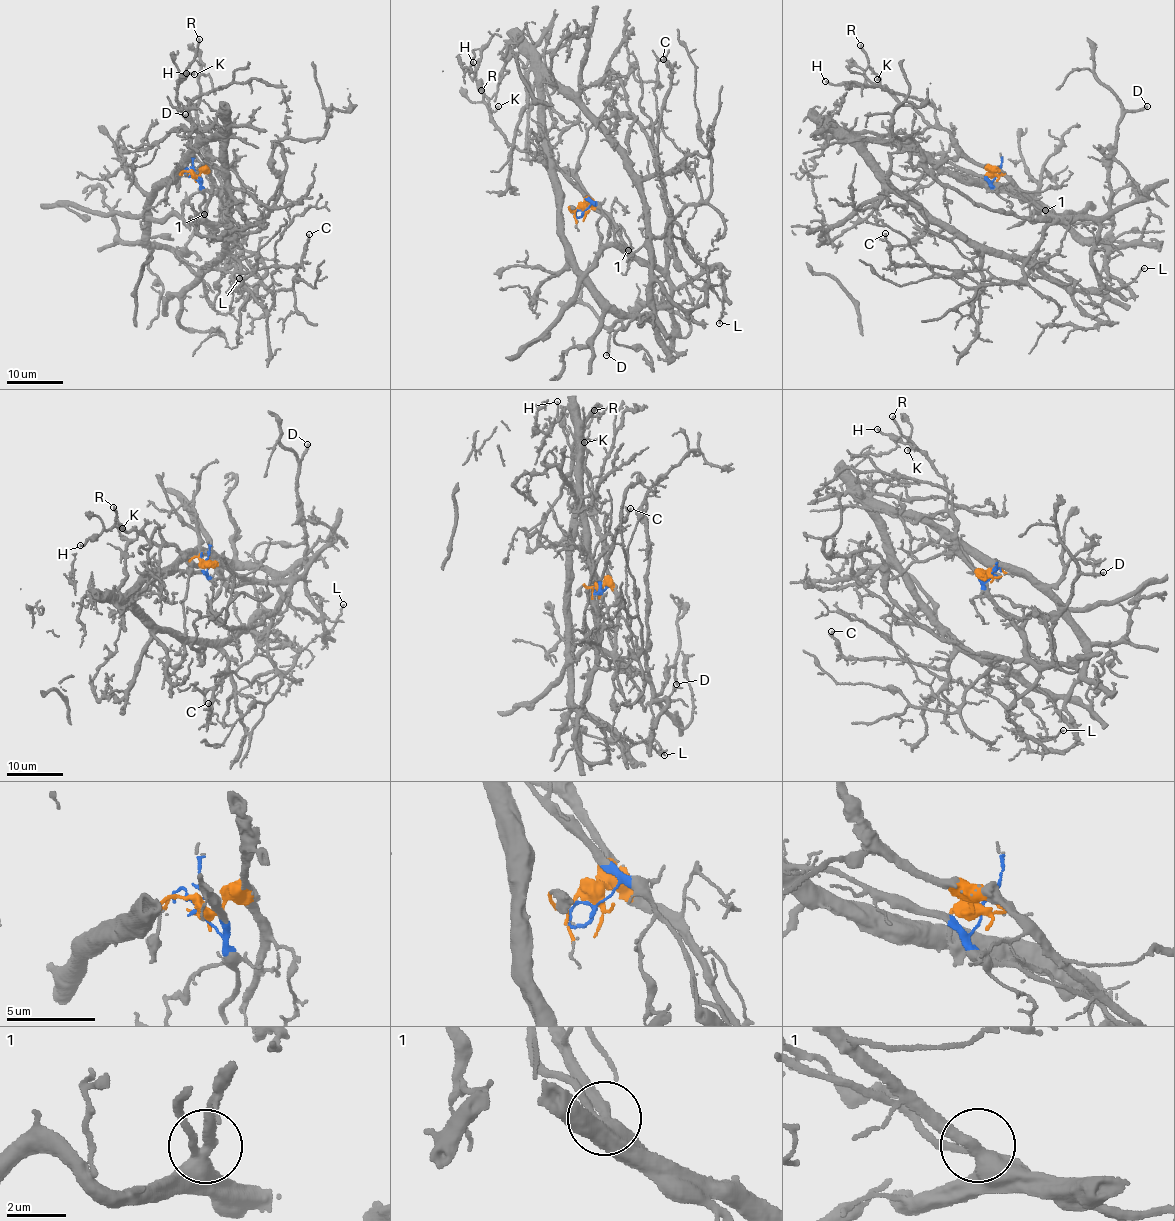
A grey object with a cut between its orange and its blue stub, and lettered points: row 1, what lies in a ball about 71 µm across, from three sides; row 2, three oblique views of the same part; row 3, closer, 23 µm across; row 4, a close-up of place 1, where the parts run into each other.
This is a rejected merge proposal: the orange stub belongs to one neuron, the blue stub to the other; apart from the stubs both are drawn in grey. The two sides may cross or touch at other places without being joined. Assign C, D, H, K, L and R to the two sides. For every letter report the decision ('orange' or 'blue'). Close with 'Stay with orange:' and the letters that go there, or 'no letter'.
C: blue
D: orange
H: orange
K: orange
L: orange
R: orange
Stay with orange: D, H, K, L, R

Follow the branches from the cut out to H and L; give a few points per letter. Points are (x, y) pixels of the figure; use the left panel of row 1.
H: (191, 173), (206, 169), (208, 160), (196, 127), (176, 100), (179, 78), (185, 79), (181, 77), (187, 74)
L: (191, 173), (208, 172), (206, 218), (227, 223), (230, 239), (265, 267), (244, 299), (239, 278)

